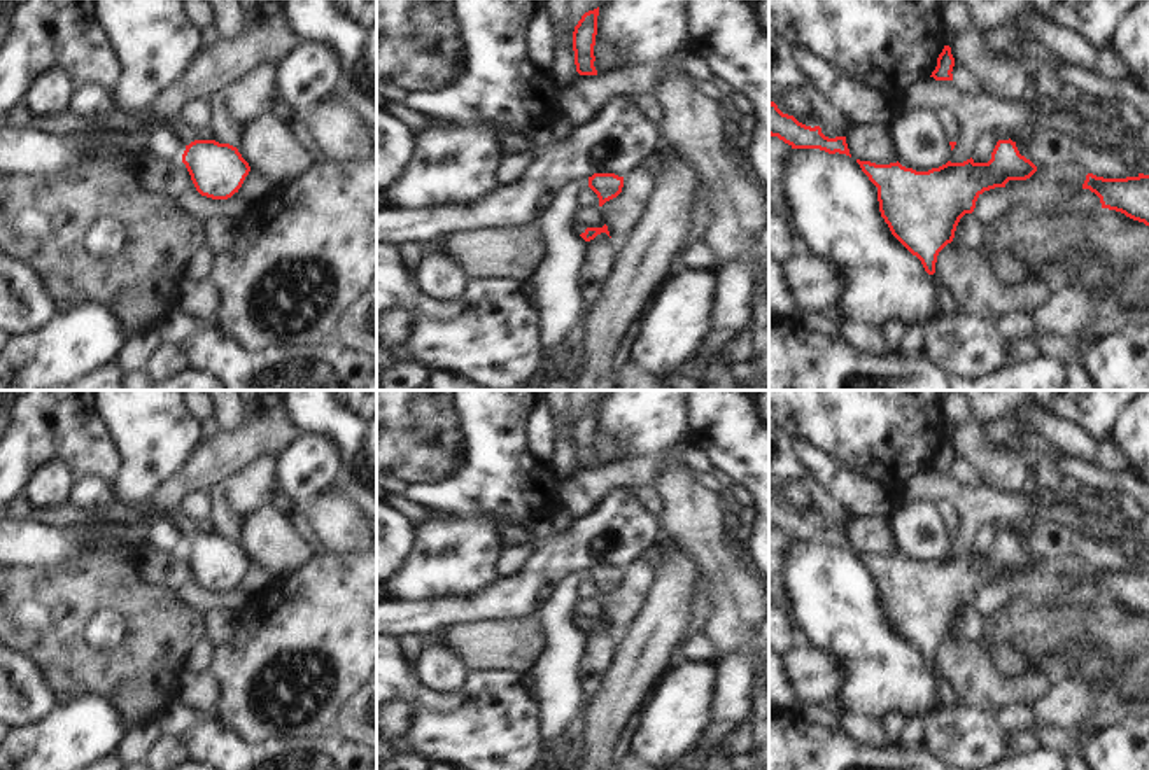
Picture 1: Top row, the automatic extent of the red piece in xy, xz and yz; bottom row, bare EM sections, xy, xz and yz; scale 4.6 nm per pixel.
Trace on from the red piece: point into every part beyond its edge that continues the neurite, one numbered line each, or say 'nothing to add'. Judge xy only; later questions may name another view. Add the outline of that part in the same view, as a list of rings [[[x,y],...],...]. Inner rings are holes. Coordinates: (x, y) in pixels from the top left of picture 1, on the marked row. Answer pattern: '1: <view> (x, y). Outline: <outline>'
1: xy (130, 123). Outline: [[[110,108],[93,117],[82,117],[72,112],[56,117],[30,116],[30,128],[54,136],[98,135],[103,131],[138,135],[142,131],[152,133],[158,128],[168,128],[184,145],[194,142],[198,135],[198,130],[184,124],[180,119],[159,117],[145,112],[123,112],[121,108]]]

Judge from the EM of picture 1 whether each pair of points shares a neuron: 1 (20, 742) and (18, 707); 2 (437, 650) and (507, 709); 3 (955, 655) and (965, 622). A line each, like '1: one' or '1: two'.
1: two
2: two
3: two

